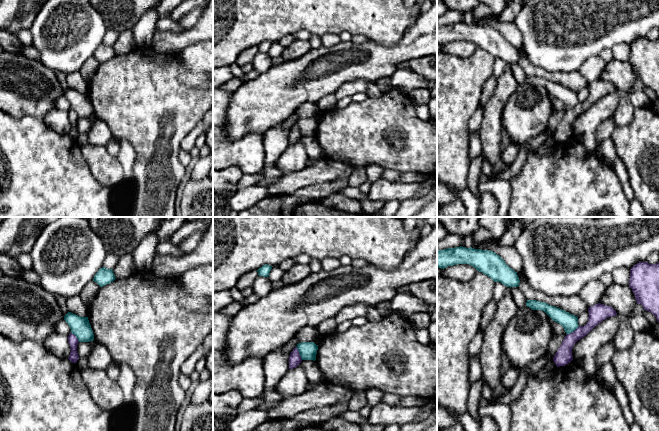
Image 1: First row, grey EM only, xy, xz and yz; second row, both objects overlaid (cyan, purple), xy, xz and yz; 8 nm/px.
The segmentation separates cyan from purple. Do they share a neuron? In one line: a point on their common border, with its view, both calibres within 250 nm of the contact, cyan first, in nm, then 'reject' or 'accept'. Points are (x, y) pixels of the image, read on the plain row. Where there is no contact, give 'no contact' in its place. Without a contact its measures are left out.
xz (299, 129) | 140/100 nm | reject

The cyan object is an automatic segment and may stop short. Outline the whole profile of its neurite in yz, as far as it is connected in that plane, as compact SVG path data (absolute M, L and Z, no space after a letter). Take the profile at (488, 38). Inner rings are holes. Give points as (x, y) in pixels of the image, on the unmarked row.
M463 22L437 26L438 44L444 45L457 40L469 40L506 63L518 63L520 59L517 48L493 27Z

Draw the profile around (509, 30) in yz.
M487 16L483 19L480 19L478 25L495 28L515 48L523 50L522 34L514 22L501 22L497 21L491 16Z

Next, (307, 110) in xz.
M304 103L296 111L298 119L313 118L319 110L316 103Z

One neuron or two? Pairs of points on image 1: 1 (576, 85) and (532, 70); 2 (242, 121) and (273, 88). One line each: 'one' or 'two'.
1: one
2: one

